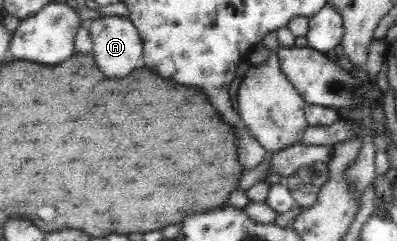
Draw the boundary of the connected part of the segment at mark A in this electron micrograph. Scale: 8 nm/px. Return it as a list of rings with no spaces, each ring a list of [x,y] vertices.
[[[104,16],[90,22],[87,27],[94,46],[90,54],[94,58],[96,67],[106,78],[122,78],[132,70],[142,67],[142,39],[130,19]]]

